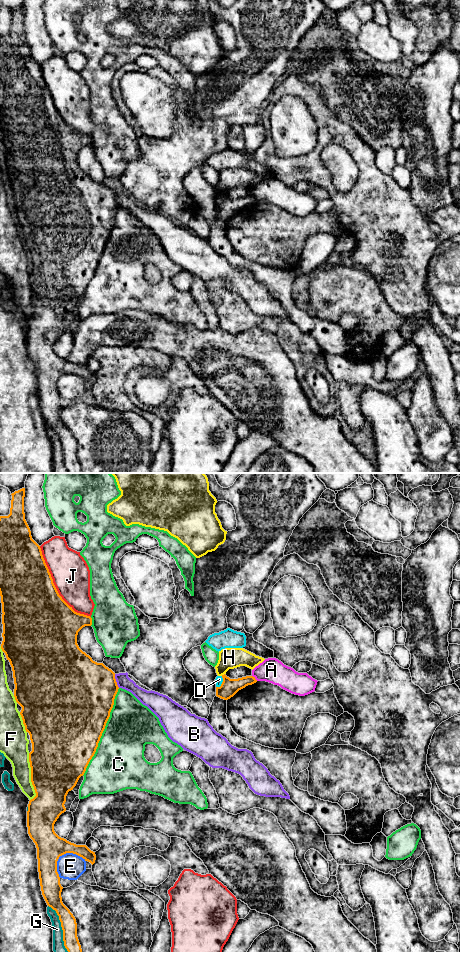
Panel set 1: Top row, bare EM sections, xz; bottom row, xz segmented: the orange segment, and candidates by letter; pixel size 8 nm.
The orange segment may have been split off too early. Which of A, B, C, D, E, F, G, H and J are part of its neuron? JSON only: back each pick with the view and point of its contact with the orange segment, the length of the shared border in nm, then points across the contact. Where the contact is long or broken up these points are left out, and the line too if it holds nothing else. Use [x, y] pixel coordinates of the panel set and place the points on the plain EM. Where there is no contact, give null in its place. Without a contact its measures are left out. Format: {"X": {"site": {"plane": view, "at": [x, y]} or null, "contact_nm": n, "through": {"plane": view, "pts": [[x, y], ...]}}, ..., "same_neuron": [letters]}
{"same_neuron": []}

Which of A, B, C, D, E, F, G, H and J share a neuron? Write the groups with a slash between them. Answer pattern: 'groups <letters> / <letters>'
groups A / B / C / D / E / F / G / H / J

